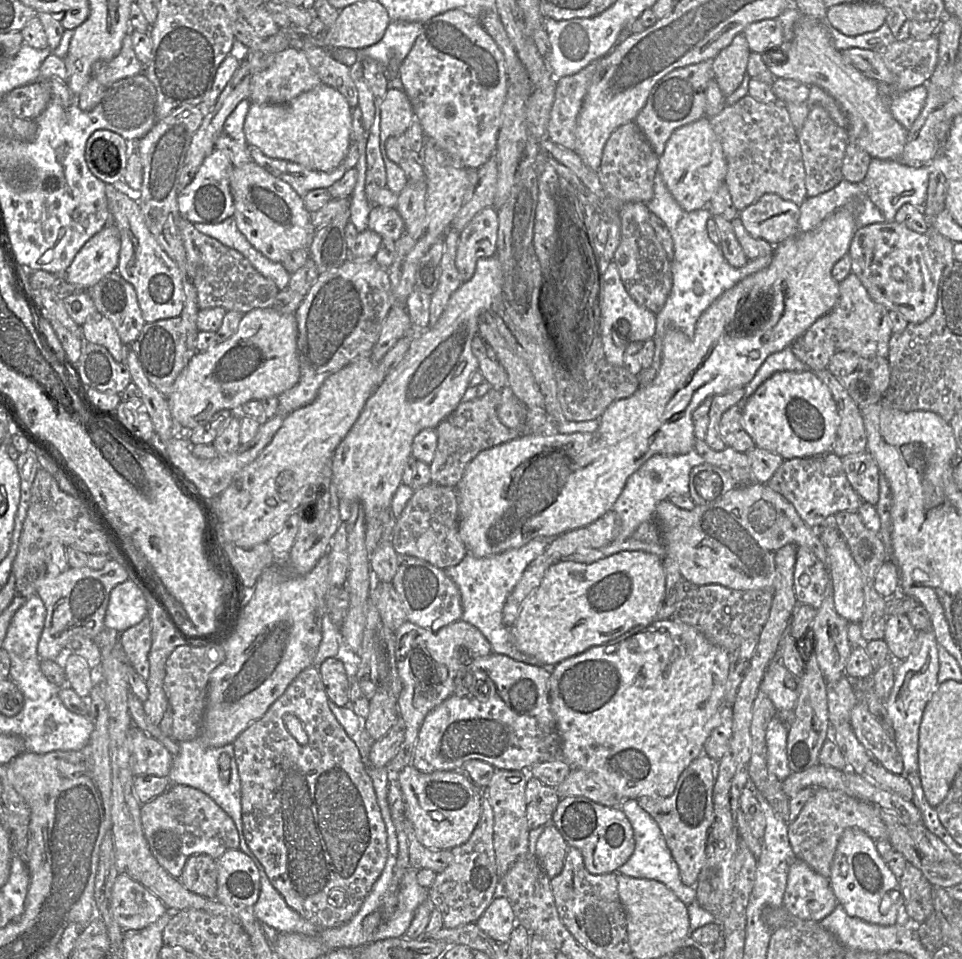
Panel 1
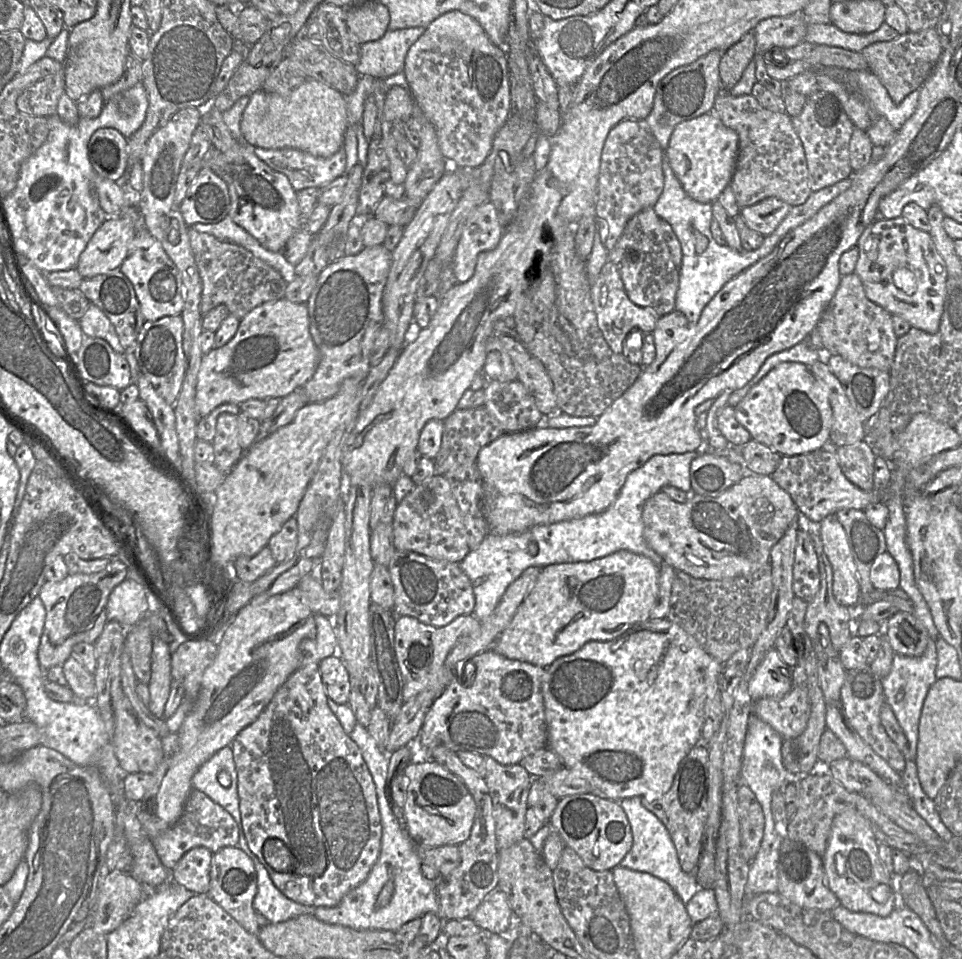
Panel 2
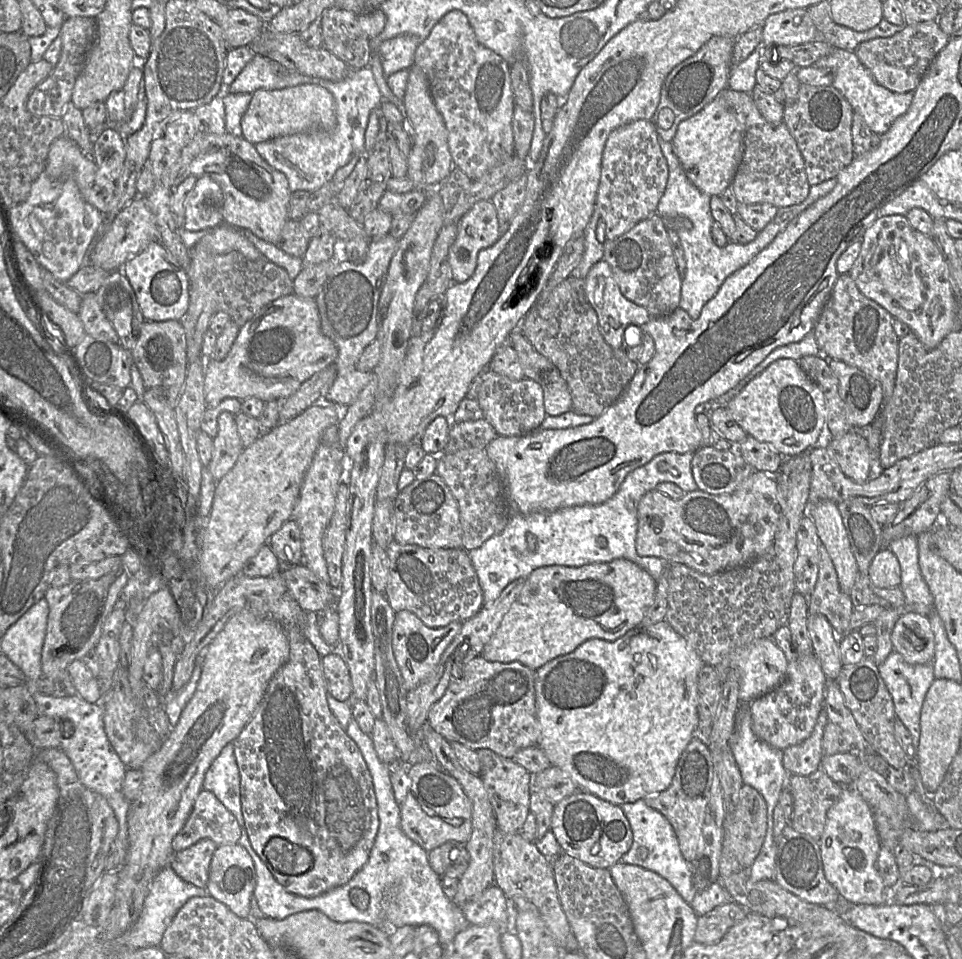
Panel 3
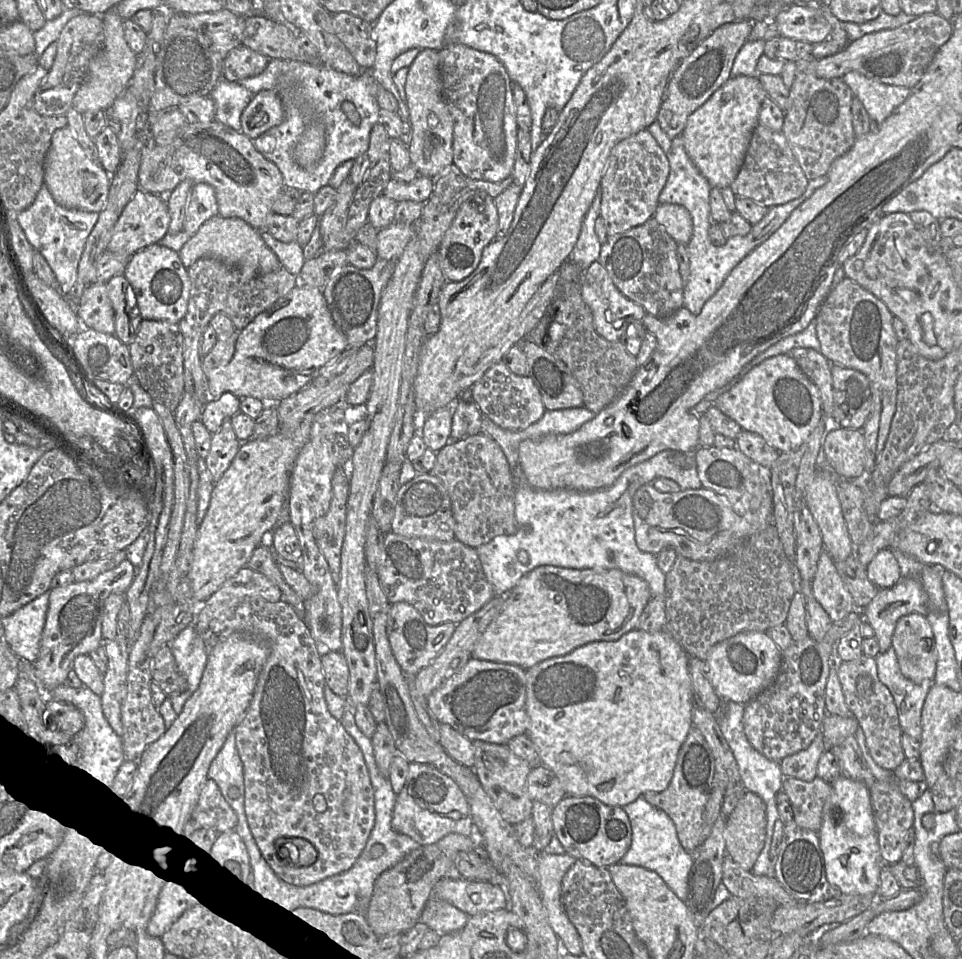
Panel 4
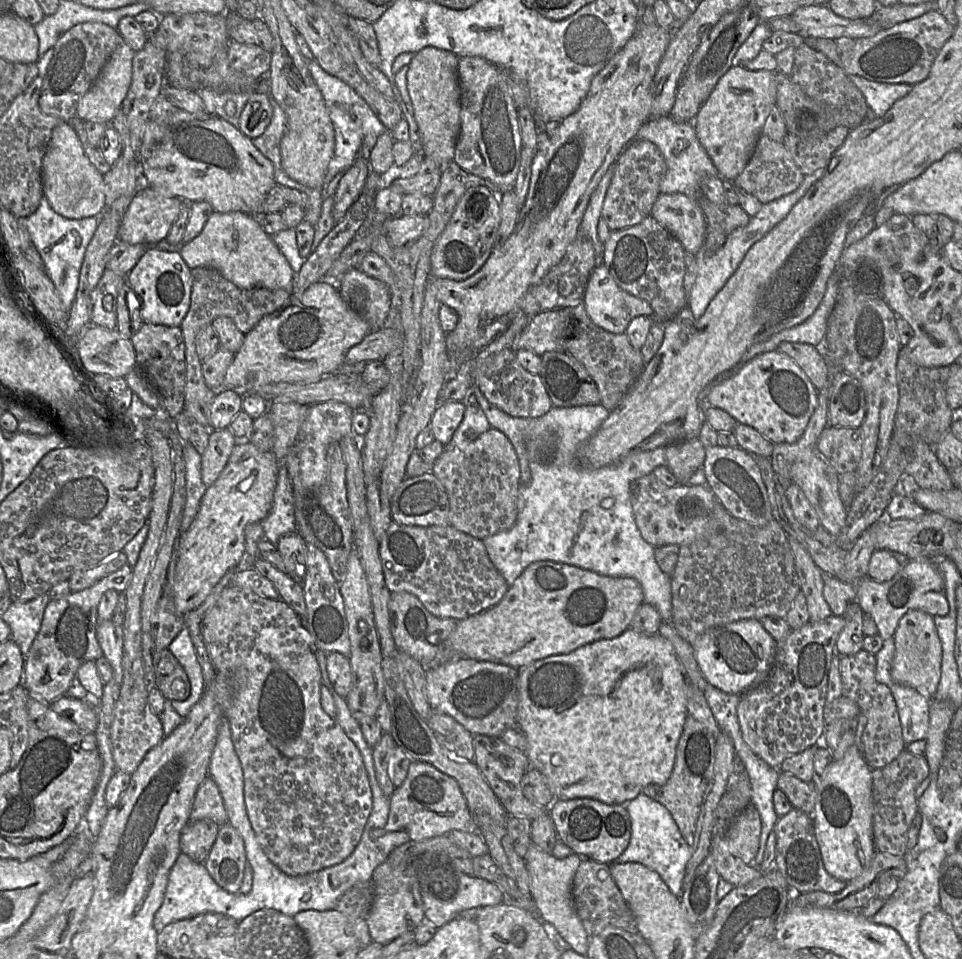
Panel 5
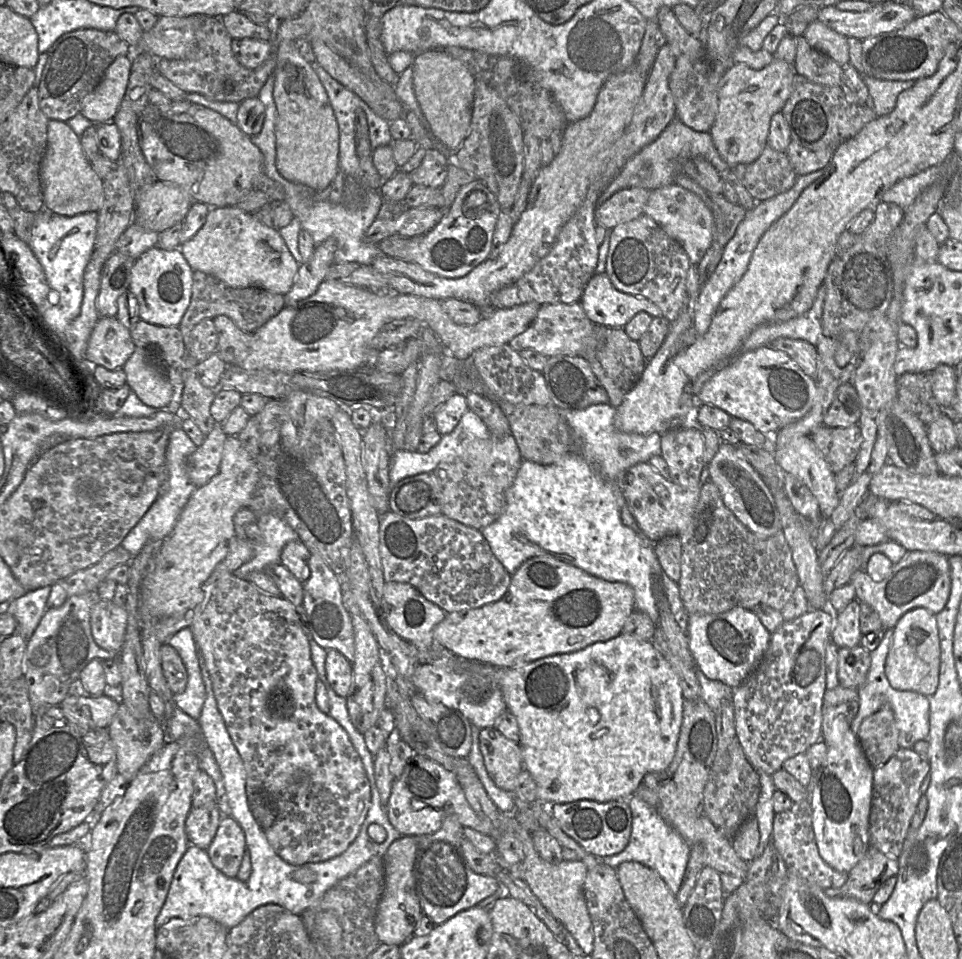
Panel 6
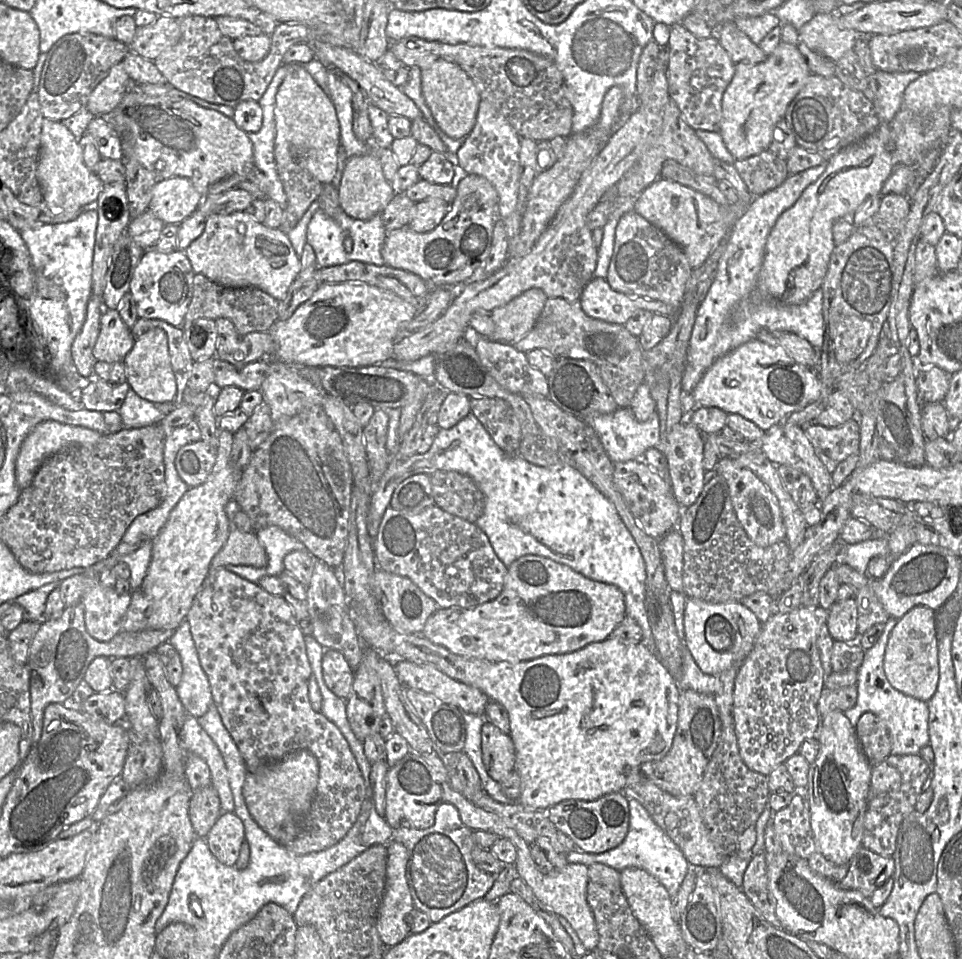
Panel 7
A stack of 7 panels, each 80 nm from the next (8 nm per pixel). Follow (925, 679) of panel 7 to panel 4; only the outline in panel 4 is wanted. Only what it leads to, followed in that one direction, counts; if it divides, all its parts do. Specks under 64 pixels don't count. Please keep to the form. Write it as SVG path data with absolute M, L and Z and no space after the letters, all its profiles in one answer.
M912 613L899 619L892 637L903 676L914 683L933 682L937 665L934 633L926 616Z

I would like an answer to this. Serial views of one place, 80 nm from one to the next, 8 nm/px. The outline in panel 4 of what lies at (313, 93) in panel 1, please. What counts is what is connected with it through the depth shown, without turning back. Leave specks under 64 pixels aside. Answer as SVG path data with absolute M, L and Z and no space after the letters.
M259 91L242 111L241 131L249 139L254 140L279 125L283 119L284 110L277 92Z

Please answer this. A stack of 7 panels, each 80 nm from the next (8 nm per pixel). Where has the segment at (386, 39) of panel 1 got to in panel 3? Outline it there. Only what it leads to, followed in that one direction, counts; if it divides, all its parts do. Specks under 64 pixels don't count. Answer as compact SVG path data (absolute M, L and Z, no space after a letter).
M410 34L399 35L382 42L377 52L381 57L385 75L390 76L414 65L414 54L420 42L418 37Z

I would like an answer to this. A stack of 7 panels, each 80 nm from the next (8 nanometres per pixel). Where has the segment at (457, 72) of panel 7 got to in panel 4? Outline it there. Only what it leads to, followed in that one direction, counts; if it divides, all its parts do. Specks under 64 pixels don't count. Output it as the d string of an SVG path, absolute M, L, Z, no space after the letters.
M421 49L408 67L405 83L412 139L408 145L411 164L419 176L436 179L453 163L454 121L442 94L442 81L439 69L439 50Z

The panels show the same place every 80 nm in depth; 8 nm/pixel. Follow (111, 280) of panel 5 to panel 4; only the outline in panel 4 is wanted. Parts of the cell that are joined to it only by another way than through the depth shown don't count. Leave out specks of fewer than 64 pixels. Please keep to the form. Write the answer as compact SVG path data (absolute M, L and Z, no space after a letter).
M94 283L84 290L77 306L77 316L83 327L115 334L114 313L106 283Z

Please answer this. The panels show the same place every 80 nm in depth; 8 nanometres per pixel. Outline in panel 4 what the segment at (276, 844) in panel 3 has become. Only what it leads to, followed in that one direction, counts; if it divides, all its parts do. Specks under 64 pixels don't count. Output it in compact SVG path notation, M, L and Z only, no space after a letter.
M279 838L274 843L277 858L285 865L307 867L312 865L317 852L313 845L300 838Z

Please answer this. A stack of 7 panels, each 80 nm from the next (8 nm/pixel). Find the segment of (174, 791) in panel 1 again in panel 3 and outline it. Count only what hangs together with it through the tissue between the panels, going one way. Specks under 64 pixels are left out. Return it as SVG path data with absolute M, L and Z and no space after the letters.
M202 789L184 826L173 839L172 849L179 852L202 839L210 839L217 846L238 844L240 835L234 815L213 793Z

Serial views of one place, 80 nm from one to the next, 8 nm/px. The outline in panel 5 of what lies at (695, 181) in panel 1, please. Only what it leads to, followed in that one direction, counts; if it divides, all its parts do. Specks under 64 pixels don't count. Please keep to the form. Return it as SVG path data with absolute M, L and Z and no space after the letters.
M733 65L720 78L693 120L700 144L724 180L735 180L754 152L765 121L776 105L775 76L772 71L751 71L744 66Z

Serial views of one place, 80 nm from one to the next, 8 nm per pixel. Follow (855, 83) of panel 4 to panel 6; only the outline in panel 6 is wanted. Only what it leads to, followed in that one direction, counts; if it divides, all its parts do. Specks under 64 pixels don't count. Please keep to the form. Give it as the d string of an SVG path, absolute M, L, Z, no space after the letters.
M863 75L873 101L873 110L877 117L885 116L895 108L898 95L911 88L916 80L882 80Z

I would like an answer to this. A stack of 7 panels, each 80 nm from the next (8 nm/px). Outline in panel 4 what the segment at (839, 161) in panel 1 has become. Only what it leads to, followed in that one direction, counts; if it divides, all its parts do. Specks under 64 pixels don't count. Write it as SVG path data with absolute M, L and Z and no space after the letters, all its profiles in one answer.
M811 54L795 62L795 78L790 88L782 127L782 133L808 180L825 176L834 160L845 154L853 146L856 139L851 115L853 93L842 78L825 79L819 77L816 74L817 61Z

